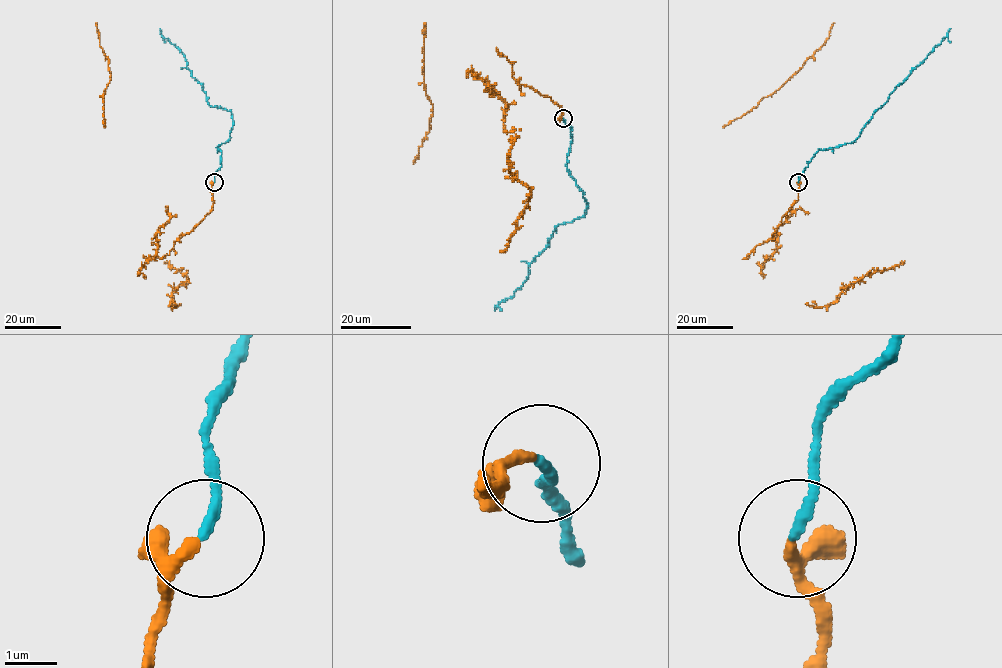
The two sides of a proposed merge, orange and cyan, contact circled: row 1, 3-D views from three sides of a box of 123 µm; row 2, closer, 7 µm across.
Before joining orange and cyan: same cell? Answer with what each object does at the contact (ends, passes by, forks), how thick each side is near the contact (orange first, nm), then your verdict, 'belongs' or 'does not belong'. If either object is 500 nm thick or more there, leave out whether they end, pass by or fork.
orange passes by; cyan ends there; 170 nm thick on the orange side, 190 nm on the other; belongs

